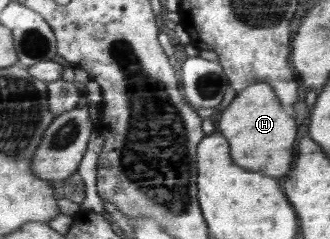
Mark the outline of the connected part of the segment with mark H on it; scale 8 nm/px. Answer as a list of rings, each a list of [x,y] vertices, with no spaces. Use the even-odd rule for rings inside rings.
[[[252,84],[247,90],[241,90],[221,114],[219,132],[233,142],[233,162],[237,162],[237,166],[269,176],[281,176],[291,170],[291,162],[295,160],[297,126],[295,120],[281,108],[269,84]]]

